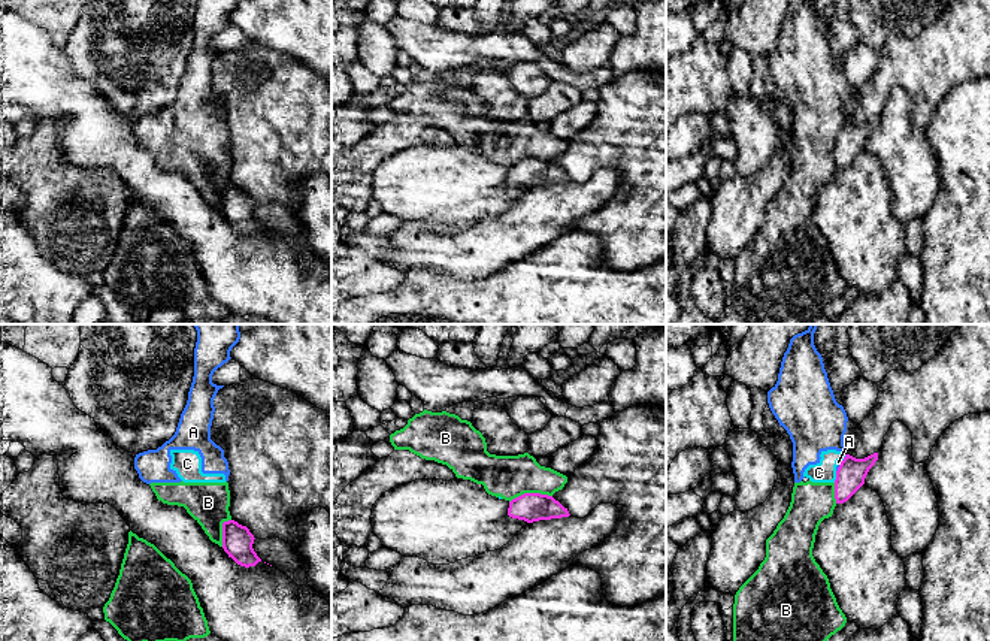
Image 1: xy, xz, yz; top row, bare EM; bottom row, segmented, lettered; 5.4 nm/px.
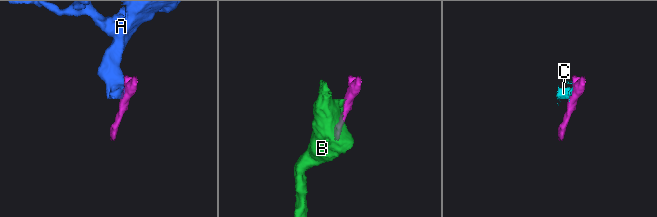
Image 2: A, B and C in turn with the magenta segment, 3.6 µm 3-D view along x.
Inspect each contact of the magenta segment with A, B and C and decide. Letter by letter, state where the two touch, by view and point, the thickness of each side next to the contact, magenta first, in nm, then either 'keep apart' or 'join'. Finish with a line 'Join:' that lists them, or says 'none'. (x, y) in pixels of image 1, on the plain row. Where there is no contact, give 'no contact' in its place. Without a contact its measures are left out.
A: yz (839, 132) | 160/20 nm | keep apart
B: xz (530, 159) | 160/220 nm | keep apart
C: yz (836, 142) | 160/120 nm | keep apart
Join: none

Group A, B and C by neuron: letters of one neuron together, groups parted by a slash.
A B C

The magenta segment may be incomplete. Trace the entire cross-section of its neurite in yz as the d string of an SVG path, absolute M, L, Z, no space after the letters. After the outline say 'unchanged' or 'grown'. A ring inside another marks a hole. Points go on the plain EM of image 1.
M874 118L865 124L856 124L845 120L836 136L835 145L835 164L836 169L847 167L863 149L869 134L878 126L878 118Z; unchanged

